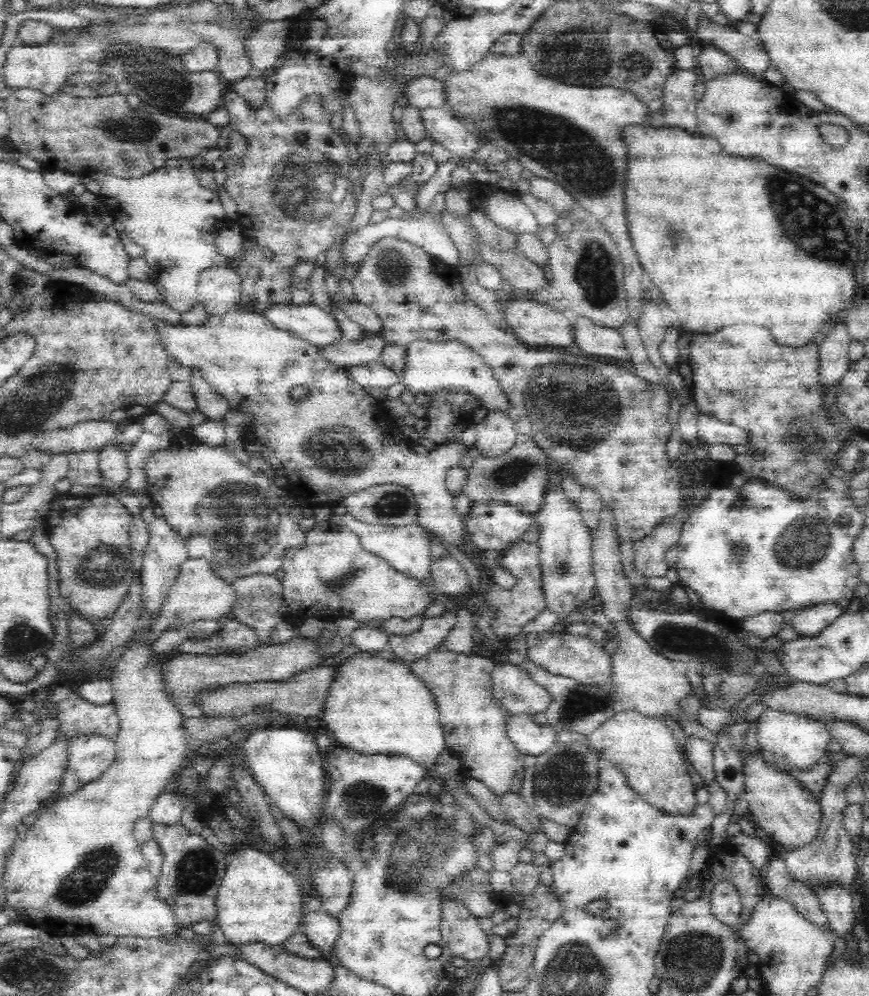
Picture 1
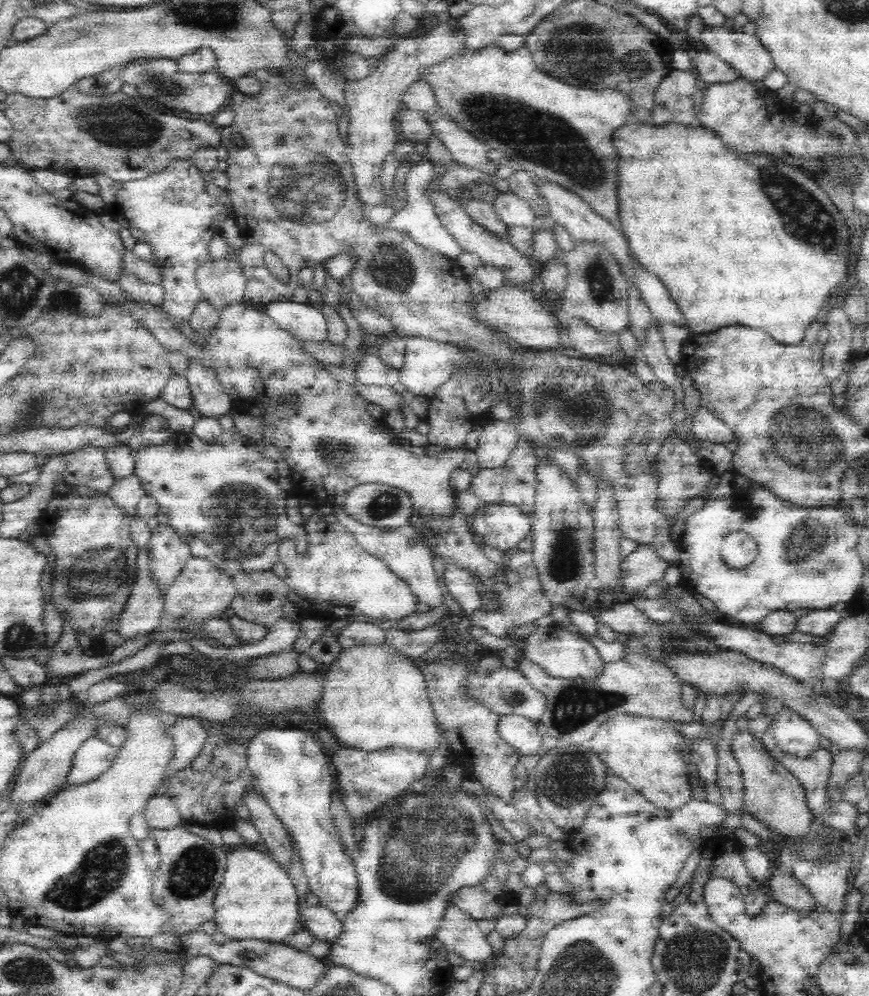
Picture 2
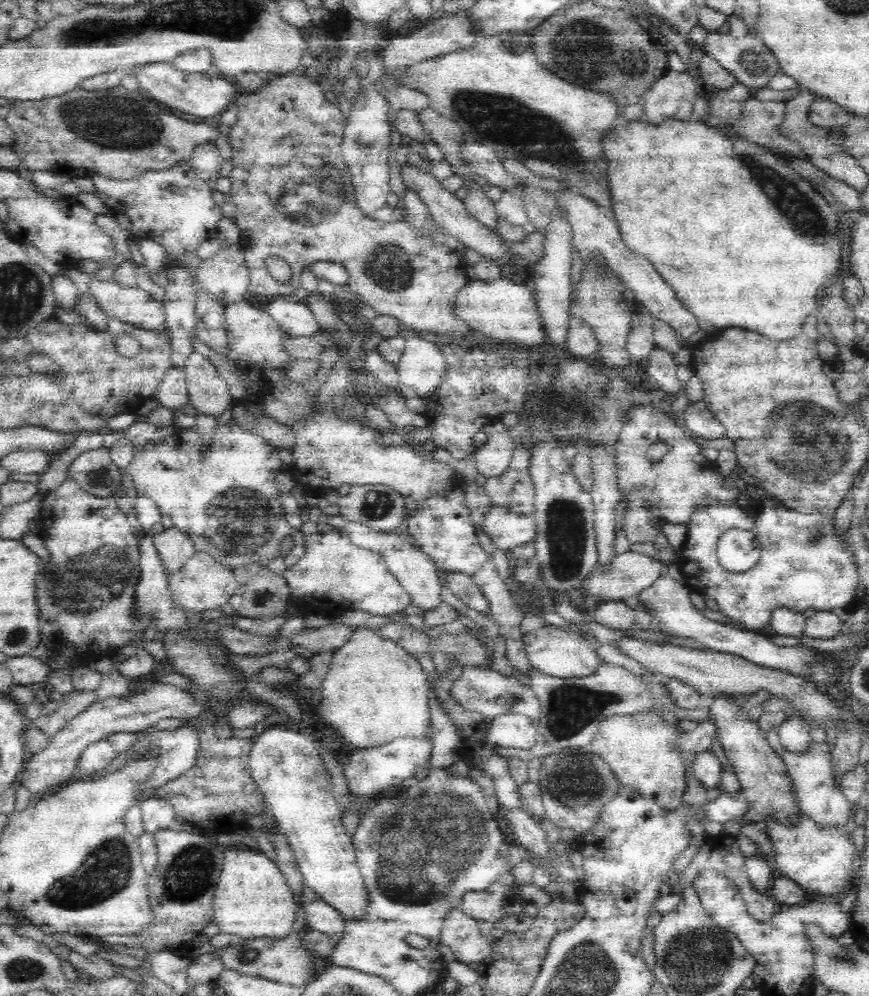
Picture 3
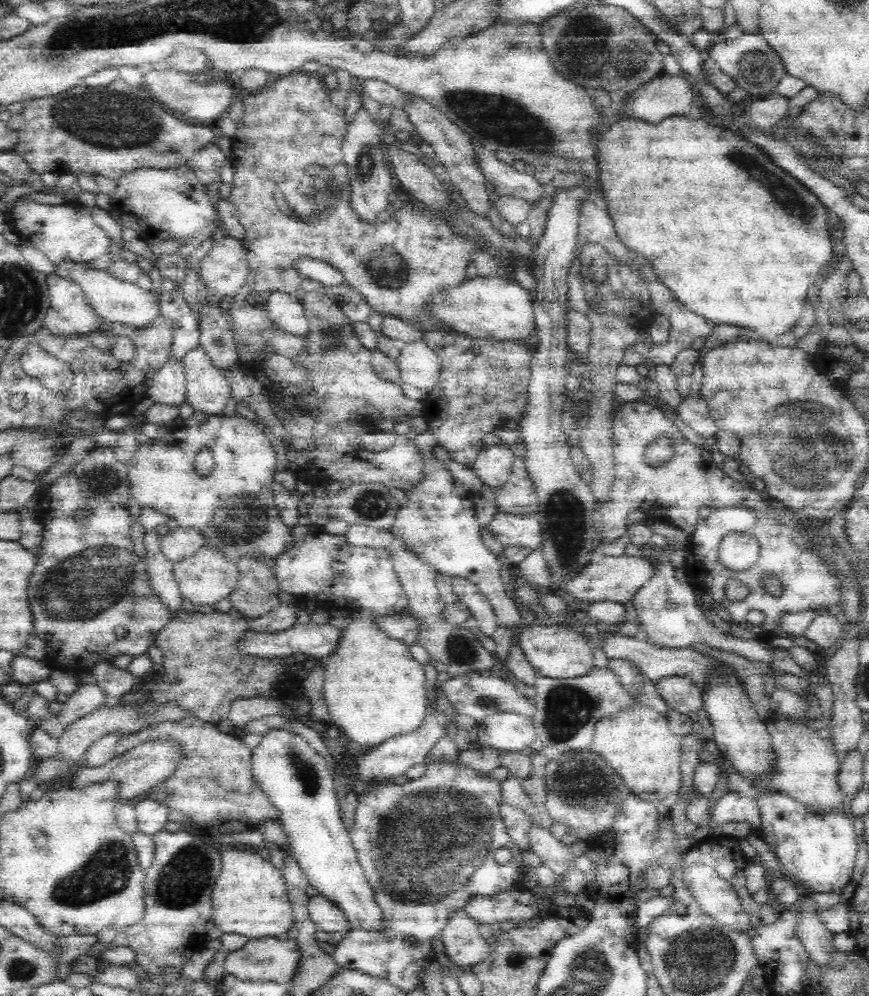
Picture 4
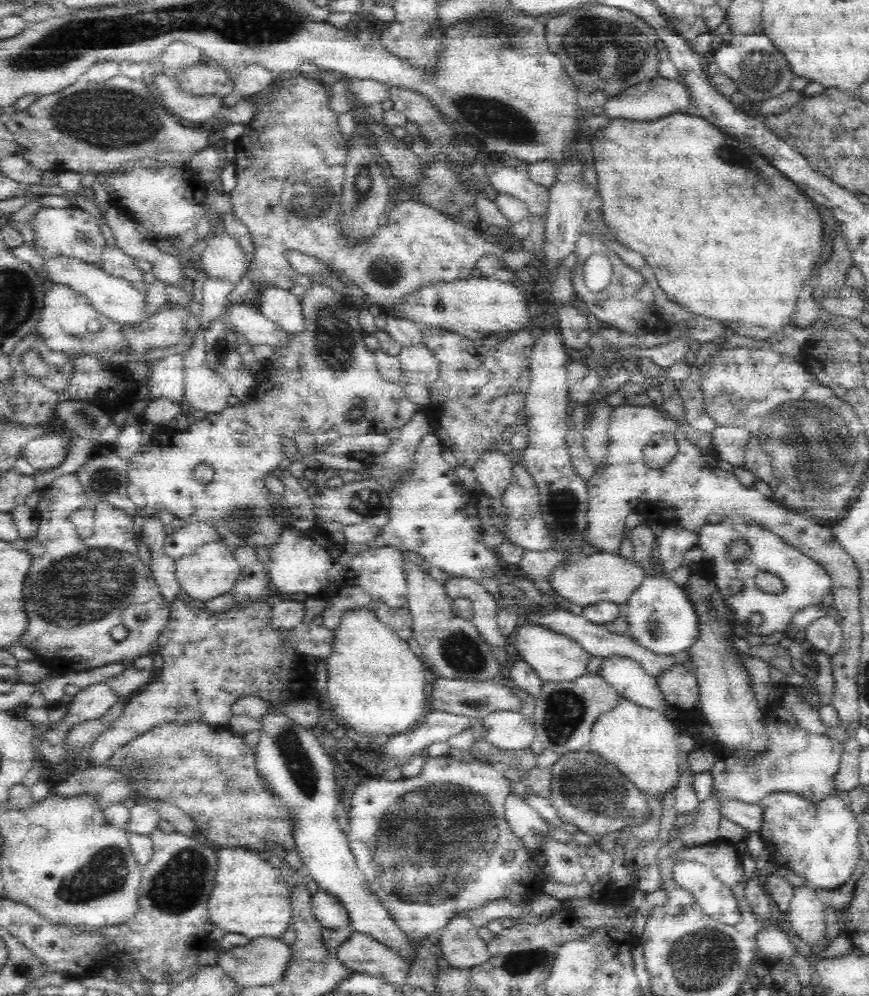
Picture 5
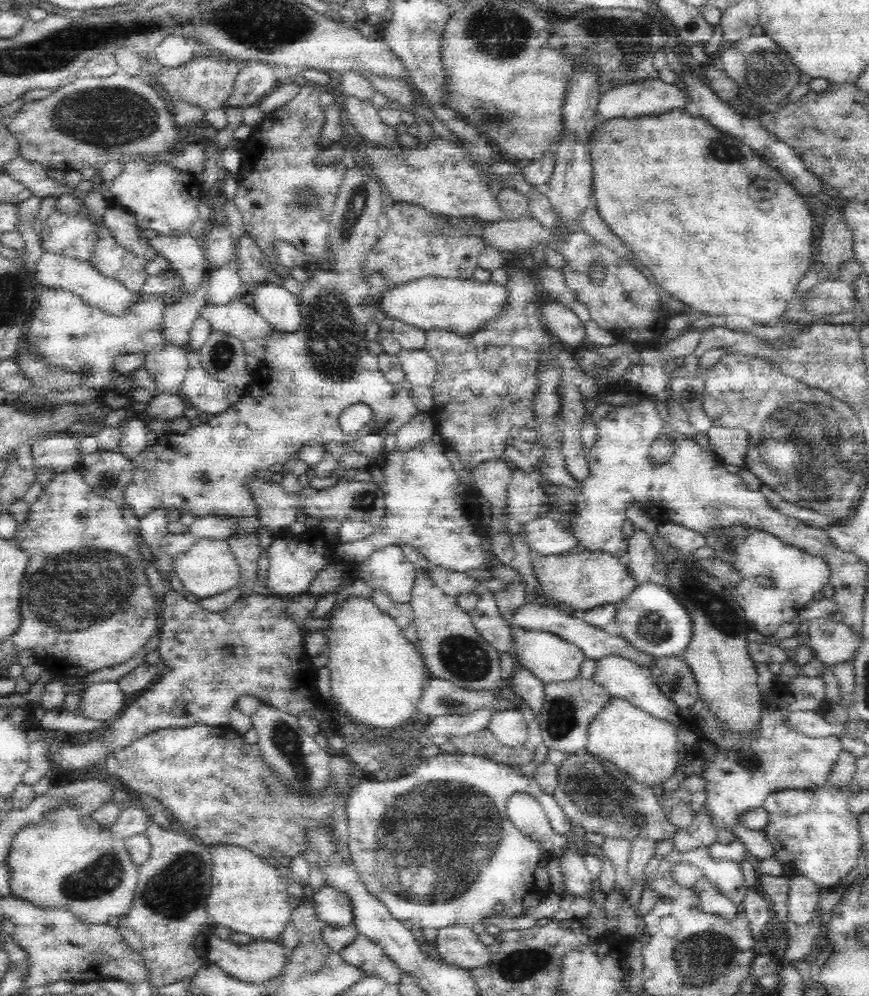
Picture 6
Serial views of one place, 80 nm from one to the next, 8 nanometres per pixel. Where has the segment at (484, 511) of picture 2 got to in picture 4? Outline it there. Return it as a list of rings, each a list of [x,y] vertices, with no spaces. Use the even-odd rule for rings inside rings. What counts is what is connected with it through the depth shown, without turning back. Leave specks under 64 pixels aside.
[[[497,510],[487,527],[504,549],[540,547],[542,532],[536,514],[516,516]]]

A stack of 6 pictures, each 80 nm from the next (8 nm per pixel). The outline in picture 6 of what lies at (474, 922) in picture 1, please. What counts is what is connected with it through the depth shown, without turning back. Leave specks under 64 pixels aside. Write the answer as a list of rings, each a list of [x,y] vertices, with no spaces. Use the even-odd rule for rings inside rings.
[[[458,922],[440,929],[435,943],[437,953],[448,965],[470,970],[490,963],[488,947],[466,923]]]

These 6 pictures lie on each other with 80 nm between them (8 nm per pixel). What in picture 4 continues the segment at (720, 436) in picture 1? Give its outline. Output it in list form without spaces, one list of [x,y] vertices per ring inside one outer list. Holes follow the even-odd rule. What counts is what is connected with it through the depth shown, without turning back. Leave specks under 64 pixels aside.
[[[690,393],[689,397],[677,406],[676,413],[701,439],[714,437],[720,430],[717,422],[710,416],[707,402],[702,396],[696,397]]]

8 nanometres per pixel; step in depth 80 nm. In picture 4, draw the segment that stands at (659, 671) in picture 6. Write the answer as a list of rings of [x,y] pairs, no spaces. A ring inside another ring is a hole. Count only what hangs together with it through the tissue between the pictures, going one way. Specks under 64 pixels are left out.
[[[669,676],[656,682],[656,685],[671,710],[681,713],[683,717],[703,708],[703,692],[688,677]]]

